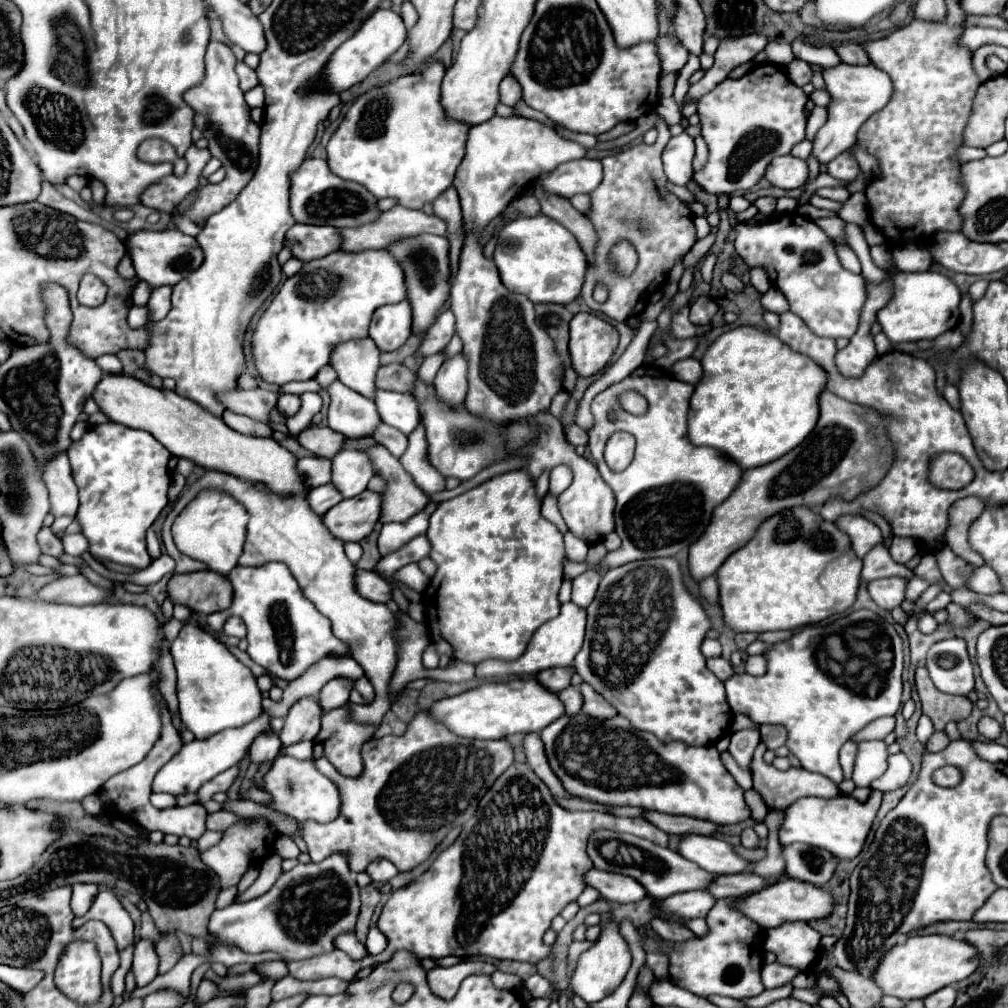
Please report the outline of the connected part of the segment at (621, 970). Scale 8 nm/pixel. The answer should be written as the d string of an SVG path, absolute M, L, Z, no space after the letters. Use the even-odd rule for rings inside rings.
M608 918L600 928L602 928L600 938L596 940L596 944L592 948L588 948L586 952L580 954L574 974L570 978L572 992L576 992L584 1002L598 1002L598 1000L606 998L608 994L612 994L622 984L626 972L632 966L630 944L620 934L620 924L614 918Z

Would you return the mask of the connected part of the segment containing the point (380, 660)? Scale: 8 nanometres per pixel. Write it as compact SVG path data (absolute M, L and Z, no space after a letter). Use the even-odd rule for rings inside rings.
M206 470L184 494L176 500L172 510L168 512L161 529L161 538L166 546L166 552L176 560L174 572L196 572L206 570L202 562L196 562L184 554L178 552L178 548L172 542L170 526L178 512L204 488L220 488L232 494L238 502L242 502L250 514L248 522L248 536L244 544L244 554L240 556L242 566L258 566L272 560L284 562L294 578L298 580L302 592L306 598L318 608L320 614L324 614L332 622L332 632L342 642L350 644L352 658L364 668L366 678L372 682L376 690L376 698L368 706L352 706L350 708L350 720L356 724L370 724L378 726L382 716L390 710L392 698L388 698L388 682L392 676L392 670L396 666L396 640L392 636L394 628L394 614L386 608L386 604L376 604L366 598L362 598L354 588L354 564L344 554L344 542L330 536L326 532L326 526L322 524L322 518L314 514L306 502L304 496L278 496L270 492L264 484L258 482L246 482L242 478L230 476L226 472L218 470Z

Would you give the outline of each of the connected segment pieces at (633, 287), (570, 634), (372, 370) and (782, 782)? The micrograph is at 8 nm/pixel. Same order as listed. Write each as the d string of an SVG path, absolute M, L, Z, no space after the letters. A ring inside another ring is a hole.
M656 114L656 130L658 138L654 144L648 146L642 142L624 152L602 158L604 180L594 192L590 192L592 206L586 214L594 224L598 242L594 248L594 264L588 266L584 278L582 298L590 306L590 310L604 312L606 316L622 322L626 322L630 316L638 316L646 308L648 296L662 288L662 284L668 280L666 276L670 274L670 270L684 258L684 254L698 240L692 210L686 206L684 200L680 200L666 188L660 154L662 142L670 140L670 130L660 114ZM622 238L630 240L640 256L638 268L628 278L618 278L610 270L610 264L604 264L604 260L600 260L600 250L608 250L614 242ZM598 282L608 290L608 300L604 304L598 304L592 298L594 286Z
M574 602L562 604L562 610L556 618L548 620L542 624L536 632L534 638L530 638L526 652L514 660L514 662L500 662L500 660L486 660L484 664L476 666L476 676L478 678L510 678L510 676L528 676L528 674L538 674L546 668L570 668L574 656L582 648L584 642L584 630L586 630L586 612L578 608Z
M370 336L362 340L348 340L334 346L330 366L338 372L338 380L342 384L366 398L374 398L374 376L380 368L378 356L380 350Z
M758 744L756 752L754 752L754 760L752 760L752 778L754 778L754 788L756 792L762 794L764 802L768 804L768 808L788 808L794 800L802 798L802 796L820 796L820 798L832 798L832 796L838 796L838 786L828 780L826 776L822 774L814 774L814 772L808 772L804 768L788 768L788 770L776 770L772 764L764 764L762 760L762 754L767 750L766 745Z

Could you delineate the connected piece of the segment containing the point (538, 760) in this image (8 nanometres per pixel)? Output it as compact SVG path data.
M532 732L532 734L526 734L524 738L524 750L526 750L526 762L530 764L530 768L538 774L538 778L550 788L550 792L554 796L568 796L568 798L574 798L570 796L564 788L562 788L562 782L558 780L558 776L554 776L548 760L546 760L546 754L544 754L544 744L540 740L540 734Z

